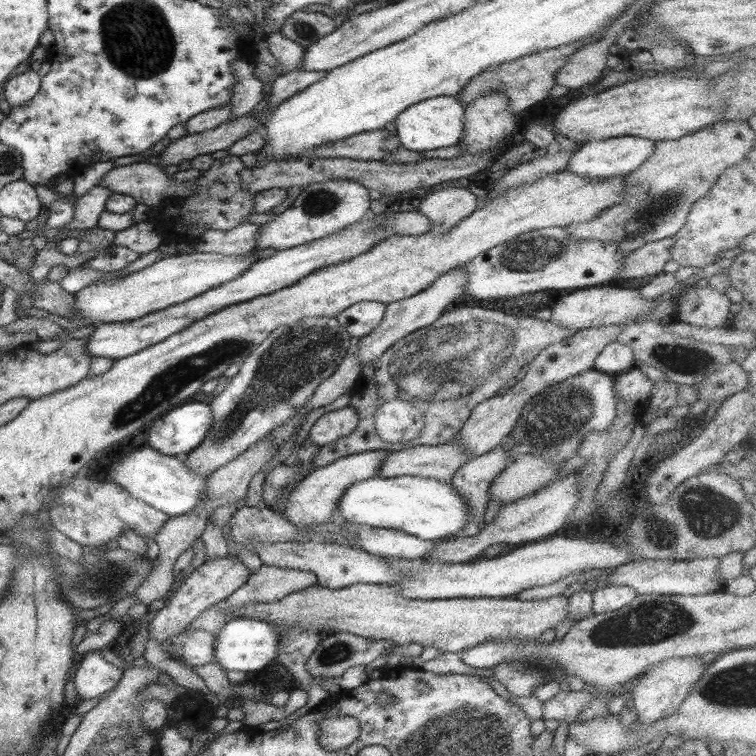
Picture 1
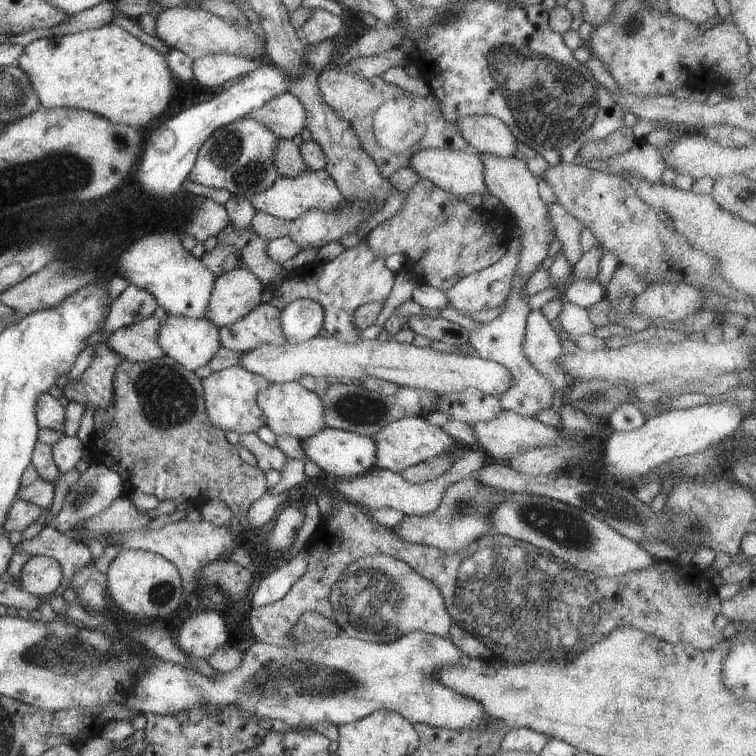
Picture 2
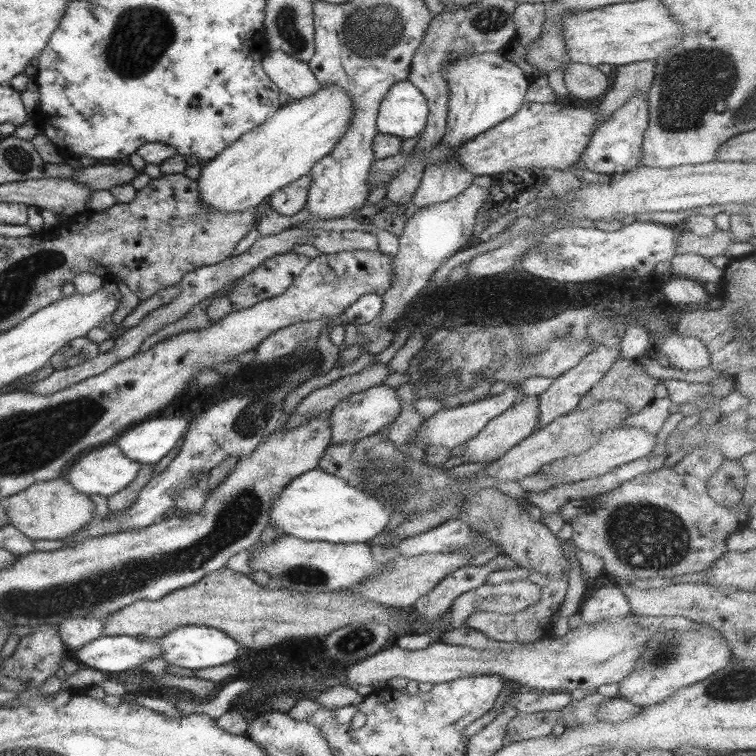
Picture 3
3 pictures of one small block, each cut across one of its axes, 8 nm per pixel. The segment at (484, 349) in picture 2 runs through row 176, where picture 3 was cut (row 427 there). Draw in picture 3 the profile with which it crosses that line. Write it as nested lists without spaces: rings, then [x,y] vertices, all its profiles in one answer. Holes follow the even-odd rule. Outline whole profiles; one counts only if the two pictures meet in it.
[[[537,396],[521,397],[512,408],[494,418],[475,438],[466,442],[462,456],[466,458],[468,463],[498,460],[505,452],[534,433],[538,417],[540,417],[538,404],[539,398]]]

